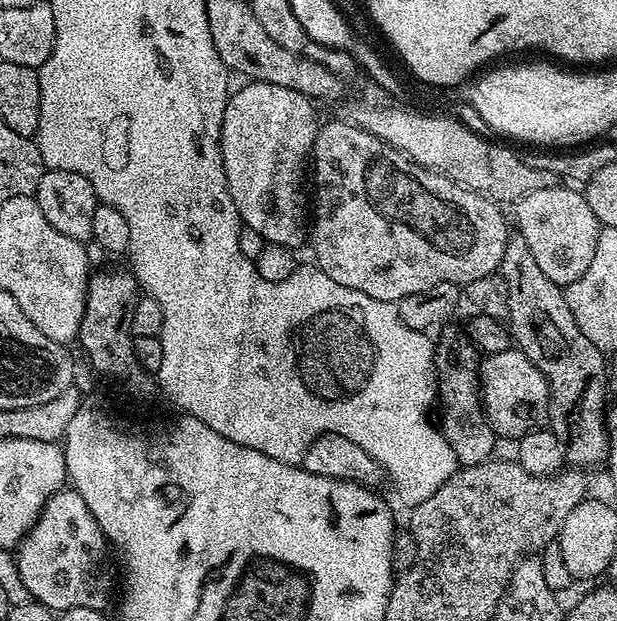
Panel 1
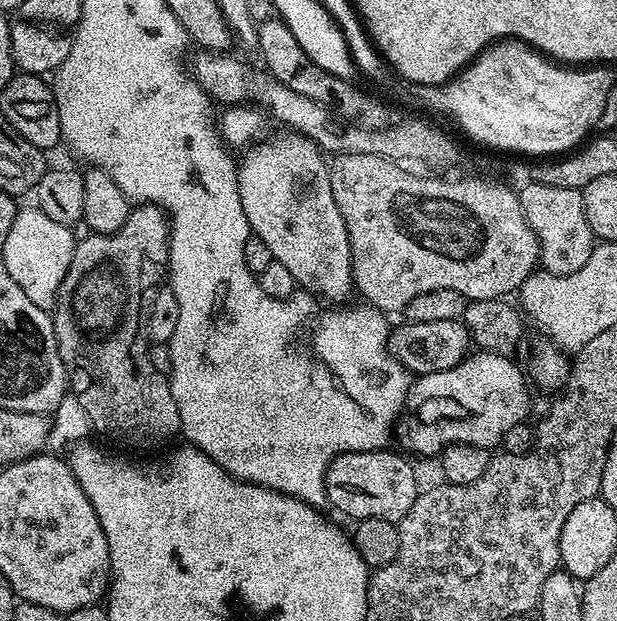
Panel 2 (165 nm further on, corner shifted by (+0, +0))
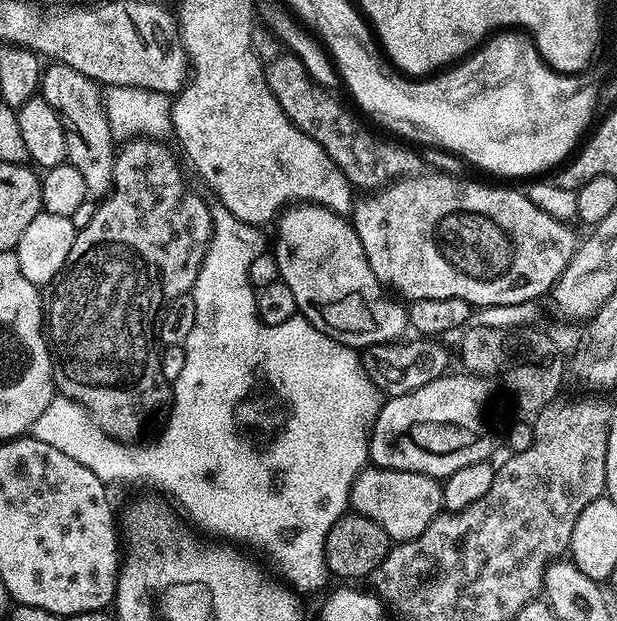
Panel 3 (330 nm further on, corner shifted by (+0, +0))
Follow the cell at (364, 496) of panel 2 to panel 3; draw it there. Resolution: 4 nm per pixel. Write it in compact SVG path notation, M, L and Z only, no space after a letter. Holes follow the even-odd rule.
M366 466L352 484L350 508L359 516L378 522L378 526L386 530L389 541L413 540L426 530L426 526L430 526L433 518L440 515L444 508L444 489L434 476Z

